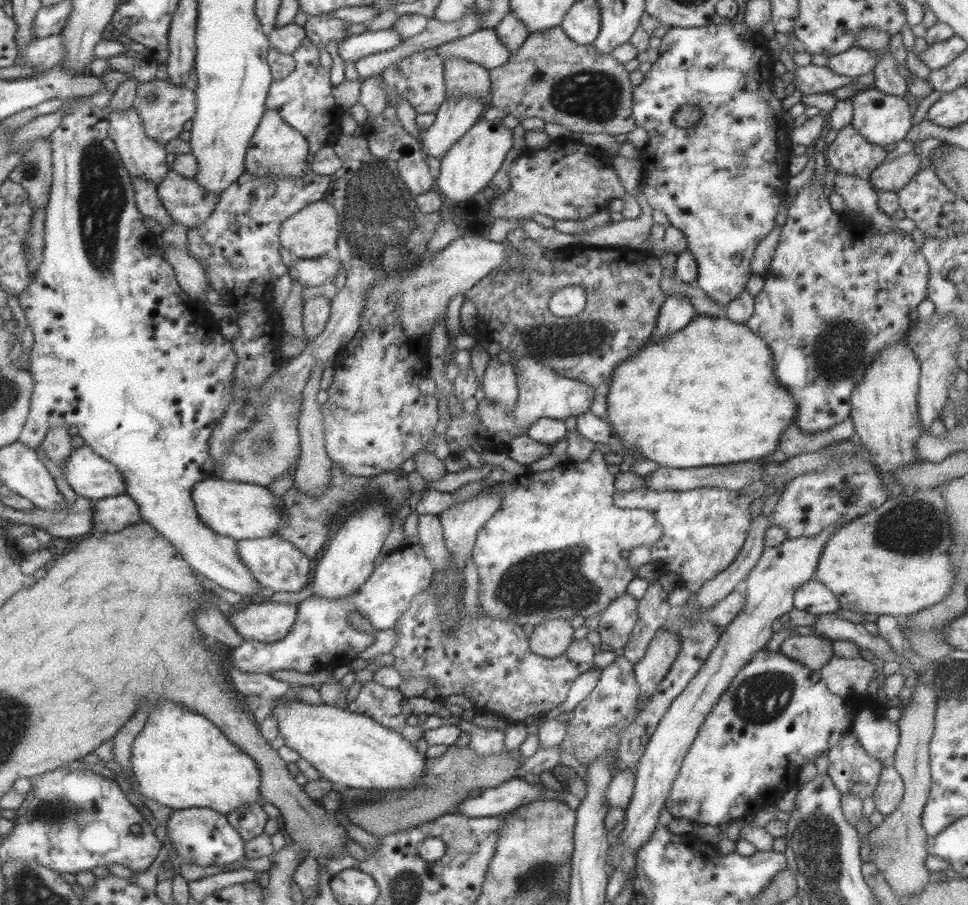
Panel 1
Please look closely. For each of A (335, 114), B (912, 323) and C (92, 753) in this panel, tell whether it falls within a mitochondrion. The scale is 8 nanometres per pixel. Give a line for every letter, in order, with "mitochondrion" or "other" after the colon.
A: other
B: other
C: other

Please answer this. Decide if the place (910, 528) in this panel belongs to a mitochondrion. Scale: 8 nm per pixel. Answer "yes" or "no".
yes

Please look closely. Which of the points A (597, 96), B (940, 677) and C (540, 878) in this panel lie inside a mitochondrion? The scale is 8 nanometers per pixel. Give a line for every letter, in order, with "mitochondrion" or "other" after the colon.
A: mitochondrion
B: mitochondrion
C: mitochondrion

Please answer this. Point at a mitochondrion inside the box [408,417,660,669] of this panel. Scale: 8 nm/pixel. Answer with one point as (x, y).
(543, 584)

